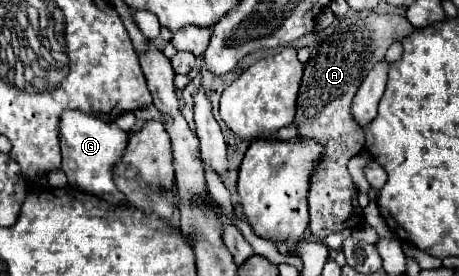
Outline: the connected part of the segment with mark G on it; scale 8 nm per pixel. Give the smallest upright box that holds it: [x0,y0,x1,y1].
[59,109,127,203]

